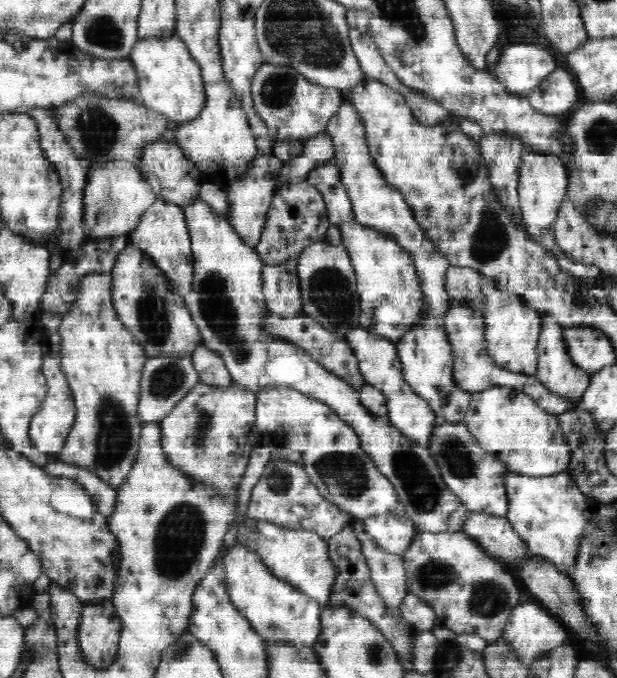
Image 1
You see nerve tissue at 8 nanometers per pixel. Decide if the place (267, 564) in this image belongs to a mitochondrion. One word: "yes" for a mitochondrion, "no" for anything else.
no

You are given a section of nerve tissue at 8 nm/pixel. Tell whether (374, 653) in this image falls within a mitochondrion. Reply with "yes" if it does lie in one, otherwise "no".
yes

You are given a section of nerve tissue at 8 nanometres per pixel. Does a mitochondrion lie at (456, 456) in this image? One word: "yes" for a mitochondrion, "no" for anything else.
yes

